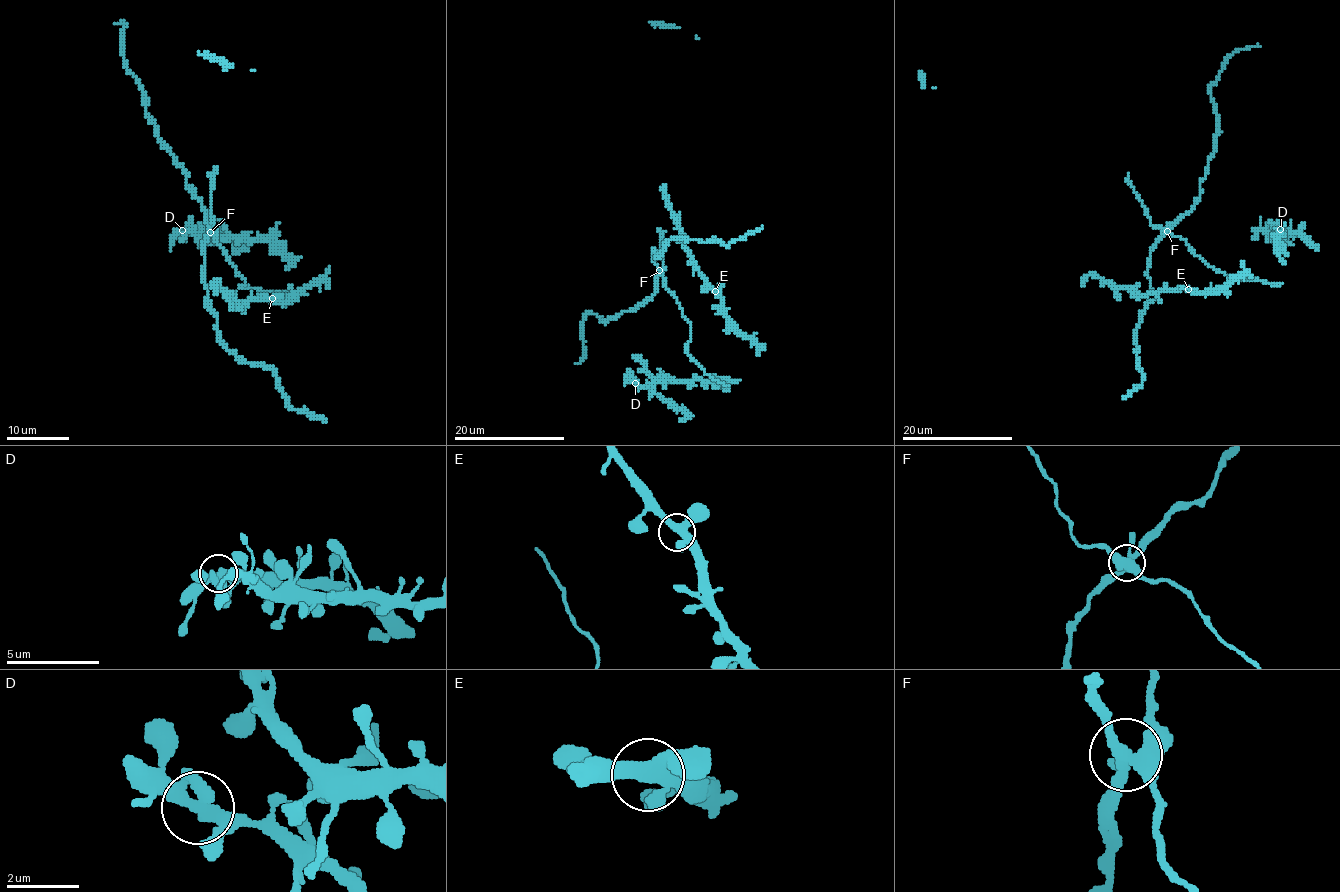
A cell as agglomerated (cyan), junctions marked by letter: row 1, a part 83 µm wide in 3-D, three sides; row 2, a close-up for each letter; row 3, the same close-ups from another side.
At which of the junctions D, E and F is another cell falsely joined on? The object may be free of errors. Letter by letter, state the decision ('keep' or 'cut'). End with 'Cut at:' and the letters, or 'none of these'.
D: keep
E: keep
F: cut
Cut at: F

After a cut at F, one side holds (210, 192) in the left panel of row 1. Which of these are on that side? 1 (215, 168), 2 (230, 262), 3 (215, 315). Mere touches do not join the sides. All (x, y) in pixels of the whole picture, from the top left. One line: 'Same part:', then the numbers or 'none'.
Same part: 1, 2

